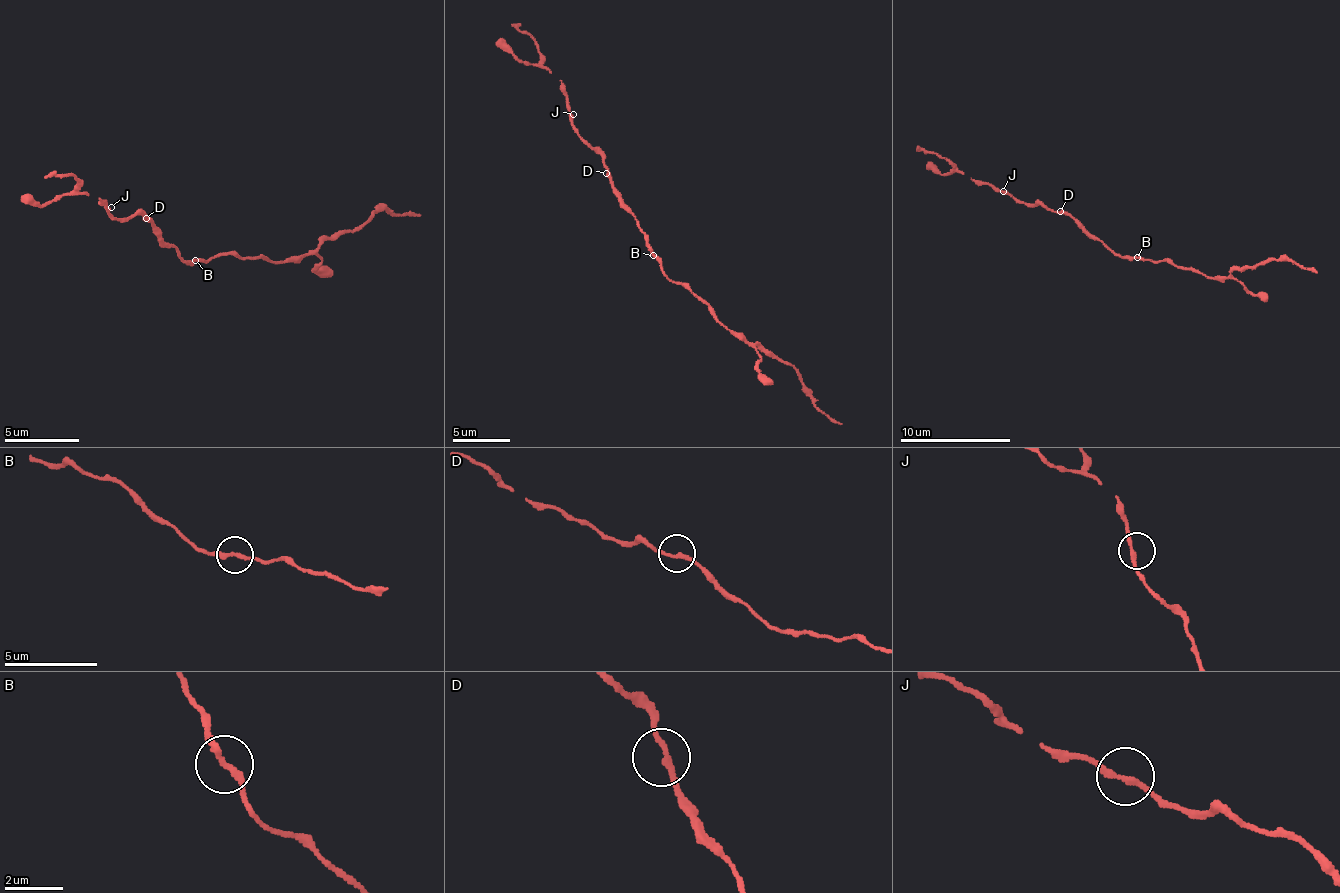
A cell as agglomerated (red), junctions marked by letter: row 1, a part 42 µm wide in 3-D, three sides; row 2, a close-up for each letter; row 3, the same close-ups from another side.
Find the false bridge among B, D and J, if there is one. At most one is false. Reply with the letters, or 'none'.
none

